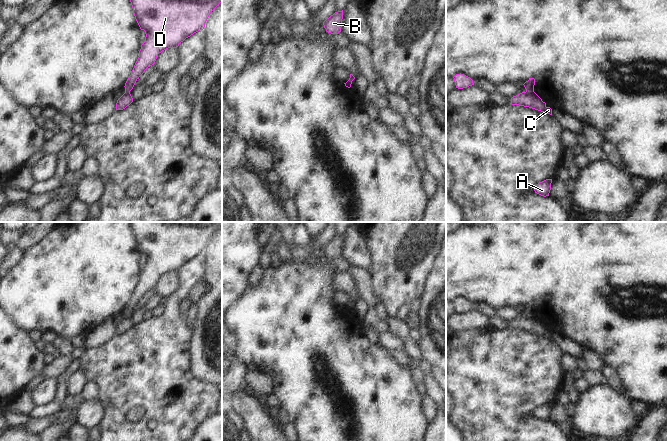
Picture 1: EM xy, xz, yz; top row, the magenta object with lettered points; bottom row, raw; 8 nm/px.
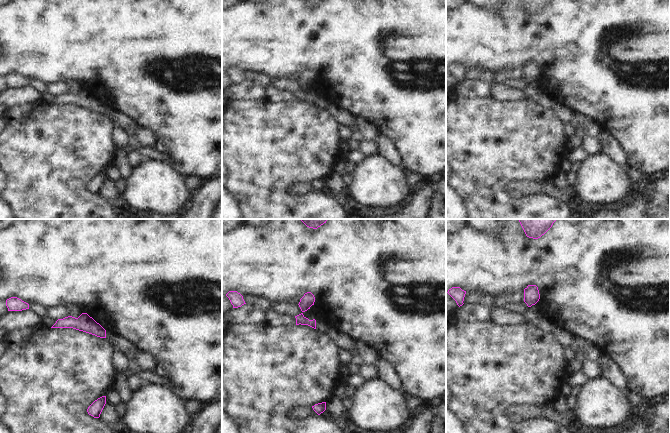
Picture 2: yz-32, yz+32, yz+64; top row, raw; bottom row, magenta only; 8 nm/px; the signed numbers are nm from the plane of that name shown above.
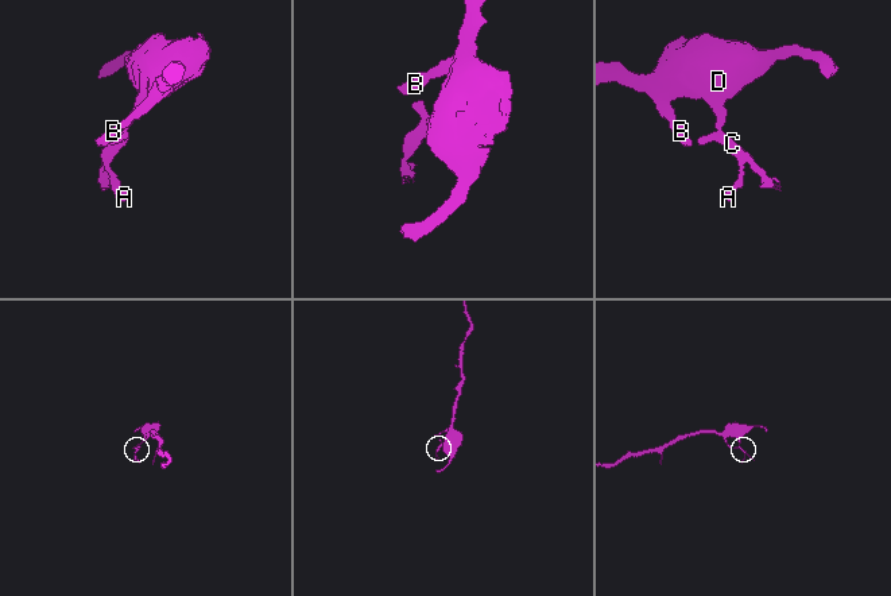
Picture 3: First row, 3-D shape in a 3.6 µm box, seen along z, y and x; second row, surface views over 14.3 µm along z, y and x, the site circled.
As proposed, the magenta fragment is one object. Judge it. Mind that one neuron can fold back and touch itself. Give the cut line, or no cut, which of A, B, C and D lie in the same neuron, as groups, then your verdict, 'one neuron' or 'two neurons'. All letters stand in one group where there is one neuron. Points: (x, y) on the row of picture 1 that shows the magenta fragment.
cut yz (526, 91), (533, 92); groups A C / B D; two neurons

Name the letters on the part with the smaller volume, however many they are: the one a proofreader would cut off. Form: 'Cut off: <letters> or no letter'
Cut off: A, C

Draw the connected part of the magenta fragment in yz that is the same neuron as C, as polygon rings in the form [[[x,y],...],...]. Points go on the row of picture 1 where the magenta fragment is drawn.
[[[522,92],[511,98],[512,105],[529,107],[552,115],[552,109],[546,106],[546,103],[535,92]]]

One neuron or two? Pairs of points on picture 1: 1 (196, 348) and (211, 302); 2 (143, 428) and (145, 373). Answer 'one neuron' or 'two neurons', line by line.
1: one neuron
2: one neuron

